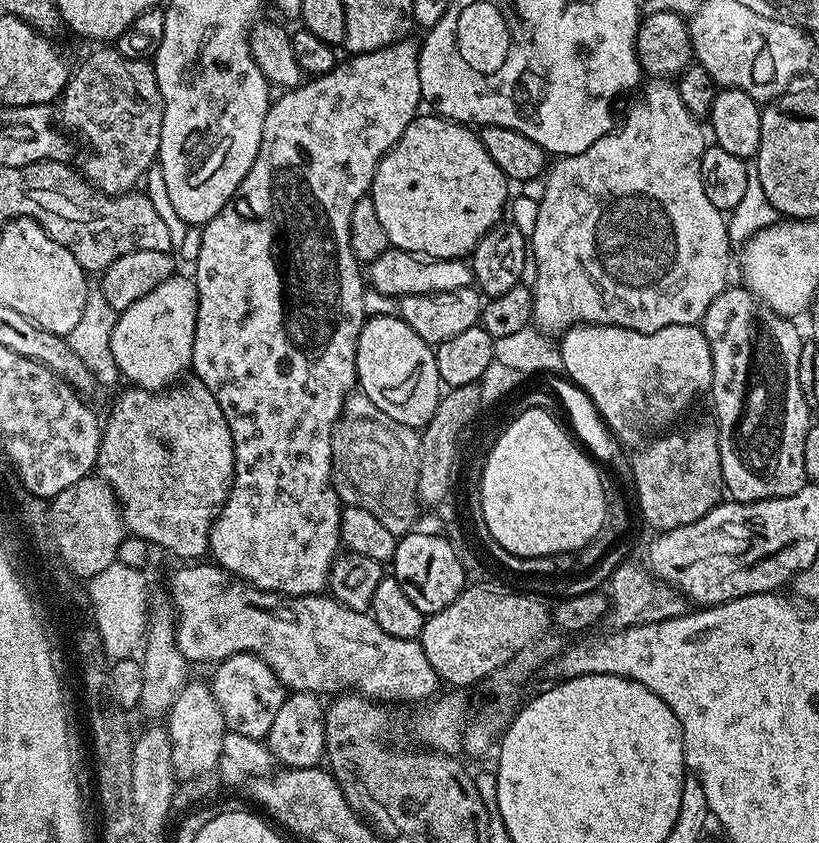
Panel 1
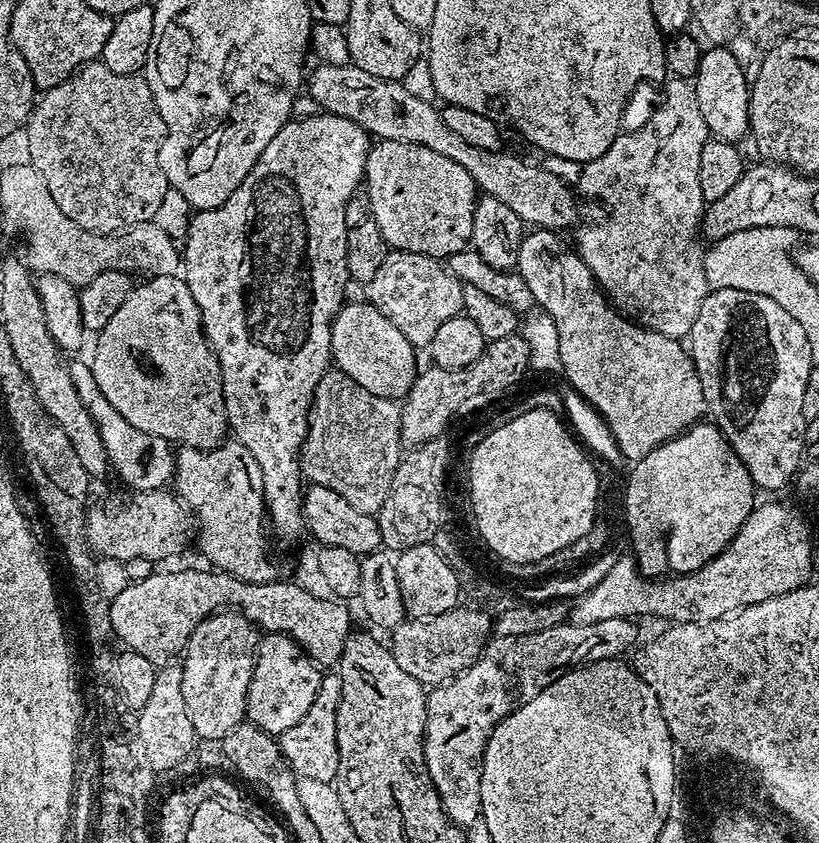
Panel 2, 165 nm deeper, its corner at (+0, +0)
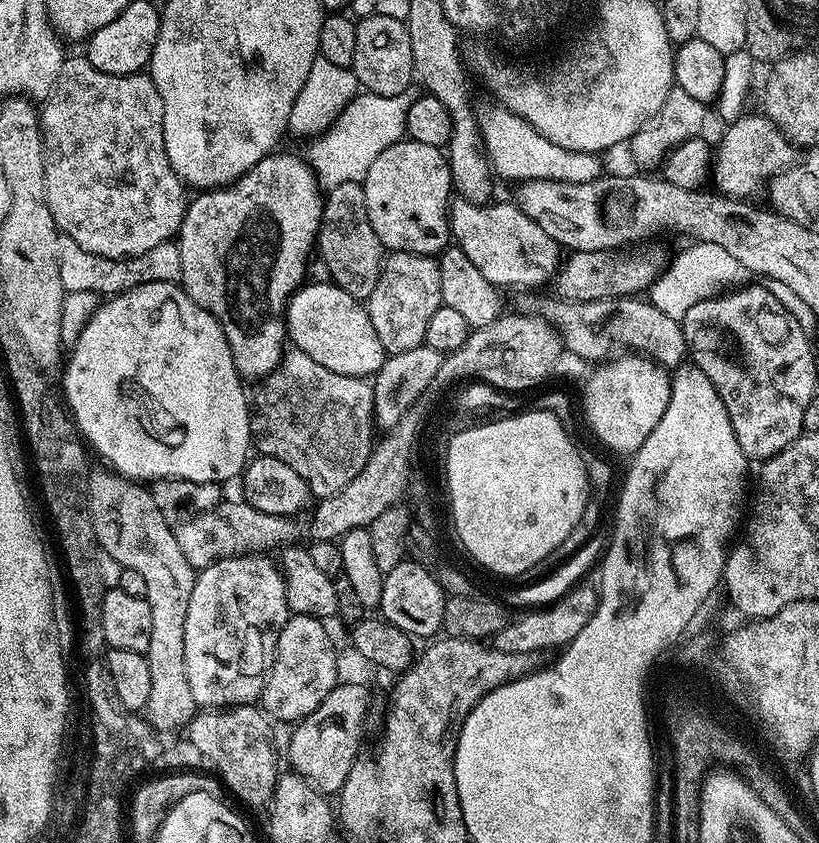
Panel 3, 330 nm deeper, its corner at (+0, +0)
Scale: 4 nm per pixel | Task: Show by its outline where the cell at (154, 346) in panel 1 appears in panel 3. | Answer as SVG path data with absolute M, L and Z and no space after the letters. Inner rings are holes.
M146 282L142 286L134 286L130 290L120 292L117 296L105 299L94 314L94 318L86 322L86 330L82 330L69 356L72 357L69 360L67 357L62 368L62 373L64 372L62 400L66 405L66 411L85 445L93 453L96 451L108 463L105 465L116 475L125 476L128 480L135 482L185 480L195 484L223 485L224 480L232 480L235 476L237 479L243 473L244 465L250 459L250 445L252 444L249 393L244 393L243 386L245 385L242 383L239 370L234 366L234 354L230 354L230 342L226 342L226 334L222 326L206 310L202 310L202 306L194 303L179 283Z

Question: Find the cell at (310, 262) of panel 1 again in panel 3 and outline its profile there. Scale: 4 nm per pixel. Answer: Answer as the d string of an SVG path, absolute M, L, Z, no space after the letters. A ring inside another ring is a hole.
M269 154L262 162L258 162L240 179L234 183L215 190L204 190L199 193L197 200L193 199L189 203L184 221L178 233L178 243L182 254L182 274L179 283L182 285L186 295L190 297L202 310L206 310L222 326L226 334L226 342L230 342L230 354L234 354L234 366L239 370L241 377L245 381L263 381L280 364L286 351L286 337L288 325L286 323L286 313L288 310L288 299L295 294L305 283L309 275L310 257L318 244L320 235L320 219L324 213L324 196L322 195L322 185L316 178L316 173L308 167L303 159L296 156L276 156Z

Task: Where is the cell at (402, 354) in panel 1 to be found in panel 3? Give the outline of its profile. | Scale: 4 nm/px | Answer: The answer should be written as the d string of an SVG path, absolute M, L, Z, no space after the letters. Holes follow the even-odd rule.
M308 282L301 286L288 299L286 323L287 339L296 343L295 351L314 358L318 366L326 366L334 374L372 378L384 365L386 353L378 334L374 334L367 307L334 283Z

